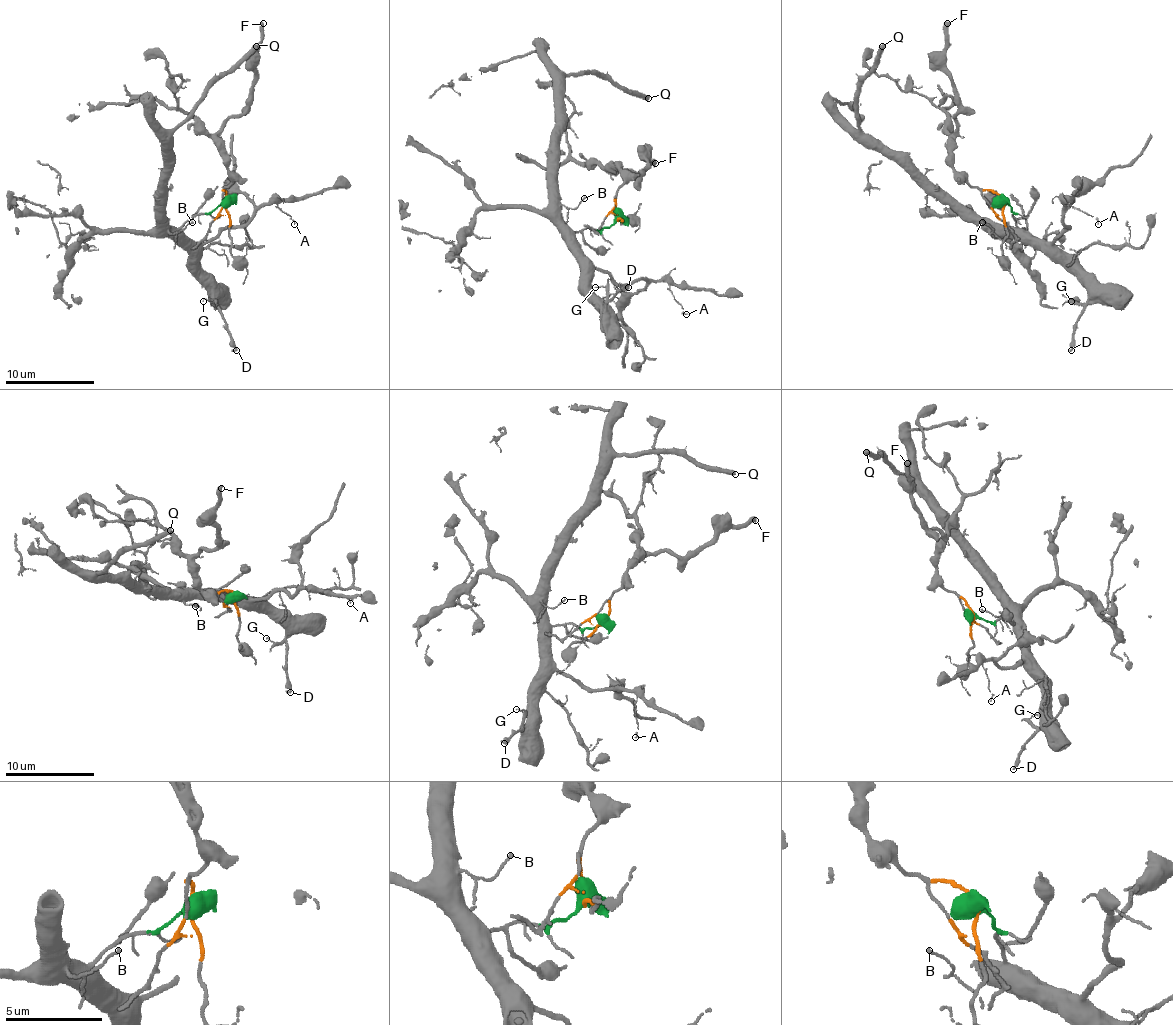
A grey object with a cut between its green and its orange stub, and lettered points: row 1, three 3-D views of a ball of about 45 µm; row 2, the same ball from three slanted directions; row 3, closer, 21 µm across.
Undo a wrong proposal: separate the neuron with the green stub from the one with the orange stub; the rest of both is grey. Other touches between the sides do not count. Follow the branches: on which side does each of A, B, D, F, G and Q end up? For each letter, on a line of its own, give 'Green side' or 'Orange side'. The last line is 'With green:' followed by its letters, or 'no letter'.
A: Green side
B: Green side
D: Green side
F: Orange side
G: Green side
Q: Green side
With green: A, B, D, G, Q

